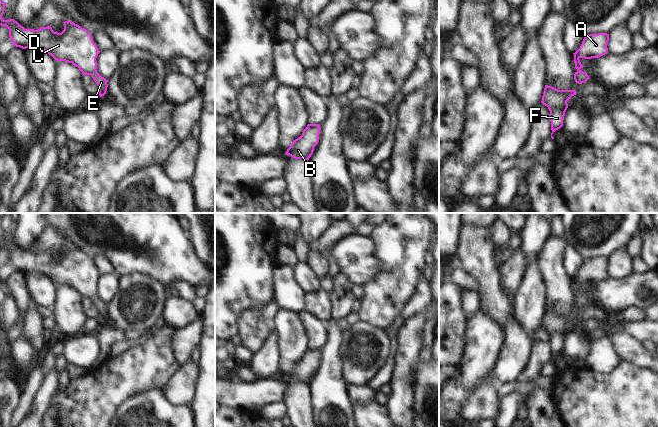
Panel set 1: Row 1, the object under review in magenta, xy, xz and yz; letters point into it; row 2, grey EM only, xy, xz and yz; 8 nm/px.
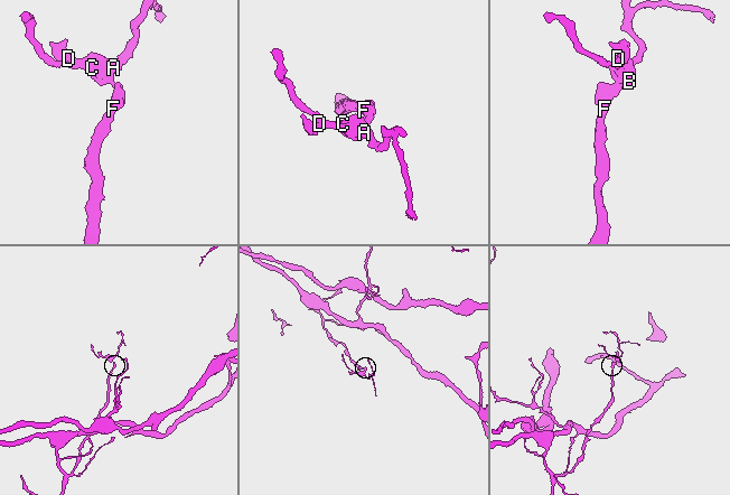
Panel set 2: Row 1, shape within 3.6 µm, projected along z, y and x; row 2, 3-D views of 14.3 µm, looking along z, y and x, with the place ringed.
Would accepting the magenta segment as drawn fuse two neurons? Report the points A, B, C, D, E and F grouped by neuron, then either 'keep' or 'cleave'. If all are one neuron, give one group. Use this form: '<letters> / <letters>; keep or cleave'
A B C D E F; keep

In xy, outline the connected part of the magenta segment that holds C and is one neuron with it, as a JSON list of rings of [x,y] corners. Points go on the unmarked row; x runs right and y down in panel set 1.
[[[0,225],[0,249],[9,253],[9,261],[16,271],[22,273],[39,272],[57,285],[72,287],[83,299],[91,299],[99,312],[99,320],[106,318],[108,304],[97,296],[96,282],[100,275],[86,253],[71,246],[64,246],[61,257],[54,256],[50,250],[40,253],[25,253],[14,243],[4,244],[6,226]]]

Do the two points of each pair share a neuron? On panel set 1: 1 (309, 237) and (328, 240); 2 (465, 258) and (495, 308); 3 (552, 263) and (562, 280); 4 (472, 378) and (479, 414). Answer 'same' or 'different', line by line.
1: different
2: same
3: same
4: different

